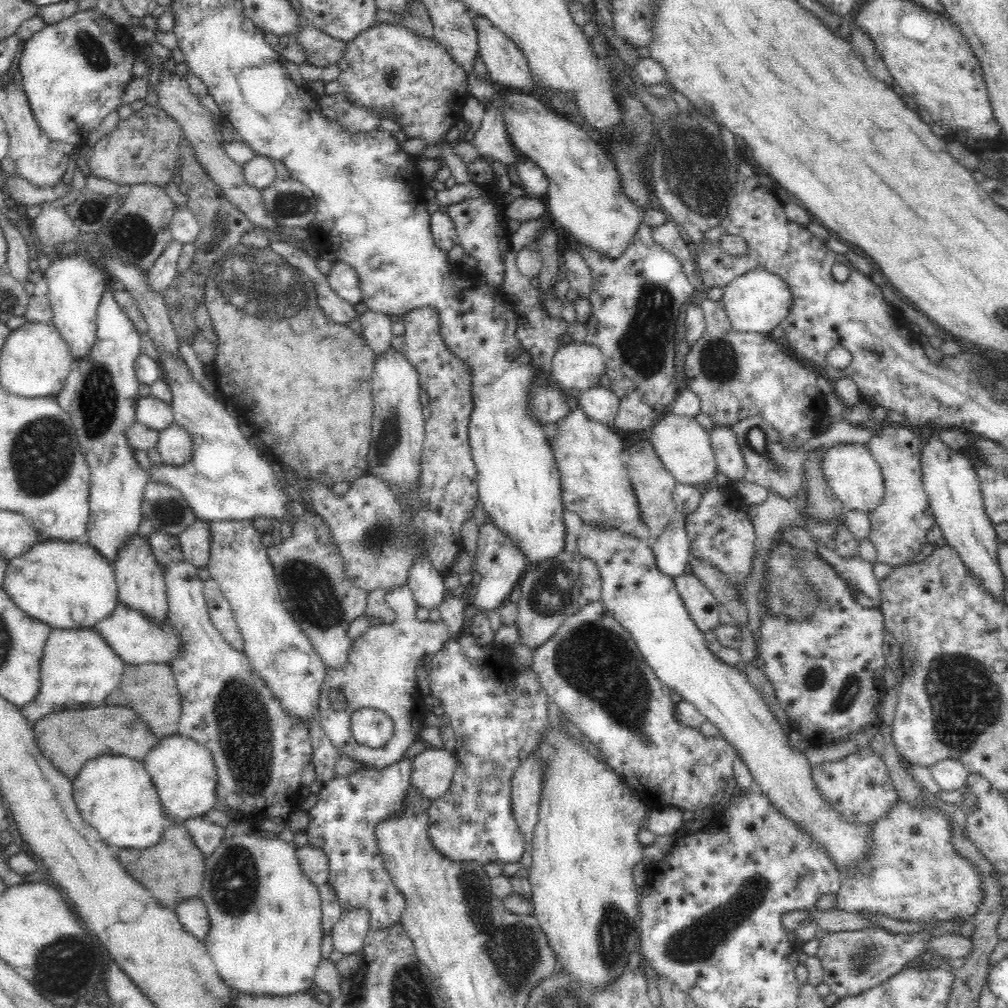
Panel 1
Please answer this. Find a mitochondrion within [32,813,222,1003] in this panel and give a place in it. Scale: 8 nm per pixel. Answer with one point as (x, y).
(61, 968)

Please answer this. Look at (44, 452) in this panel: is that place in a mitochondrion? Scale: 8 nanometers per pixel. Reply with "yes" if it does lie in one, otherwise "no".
yes

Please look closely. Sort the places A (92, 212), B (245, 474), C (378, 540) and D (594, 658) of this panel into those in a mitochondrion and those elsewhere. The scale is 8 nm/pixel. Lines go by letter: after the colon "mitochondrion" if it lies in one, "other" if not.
A: mitochondrion
B: other
C: mitochondrion
D: mitochondrion

